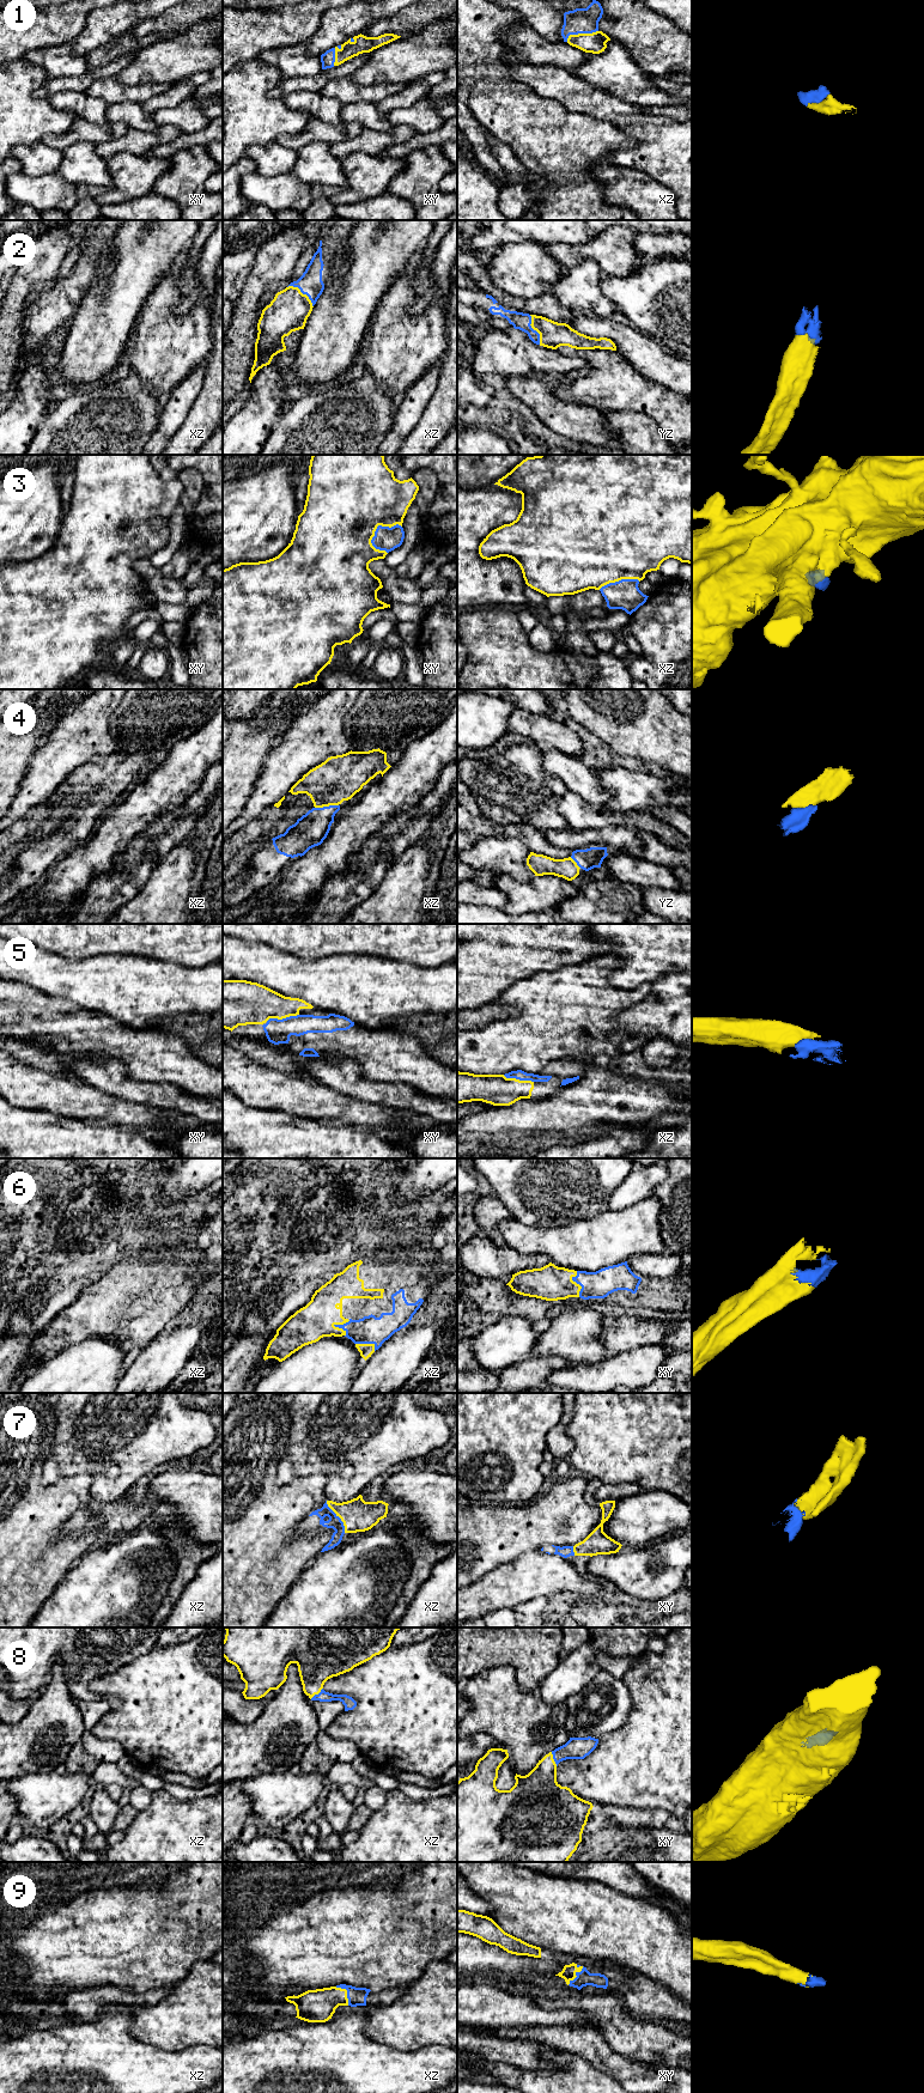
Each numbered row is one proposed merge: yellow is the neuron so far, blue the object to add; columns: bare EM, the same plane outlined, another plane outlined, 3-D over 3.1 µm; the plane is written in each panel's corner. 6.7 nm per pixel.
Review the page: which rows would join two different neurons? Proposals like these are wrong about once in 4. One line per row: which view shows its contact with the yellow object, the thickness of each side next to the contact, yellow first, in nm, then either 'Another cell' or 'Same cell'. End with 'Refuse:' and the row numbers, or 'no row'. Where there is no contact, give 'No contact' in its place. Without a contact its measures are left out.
1: Touches yellow in xz. Thickness 140 nm (yellow) against 180 nm. Same cell
2: Touches yellow in xz. Thickness 260 nm (yellow) against 160 nm. Same cell
3: Touches yellow in xy. Thickness 500 nm (yellow) against 160 nm. Same cell
4: Touches yellow in xz. Thickness 300 nm (yellow) against 220 nm. Same cell
5: Touches yellow in xy. Thickness 280 nm (yellow) against 160 nm. Same cell
6: Touches yellow in xz. Thickness 240 nm (yellow) against 190 nm. Same cell
7: Touches yellow in xz. Thickness 220 nm (yellow) against 90 nm. Same cell
8: Touches yellow in xy. Thickness 300 nm (yellow) against 140 nm. Same cell
9: Touches yellow in xz. Thickness 220 nm (yellow) against 130 nm. Same cell
Refuse: no row

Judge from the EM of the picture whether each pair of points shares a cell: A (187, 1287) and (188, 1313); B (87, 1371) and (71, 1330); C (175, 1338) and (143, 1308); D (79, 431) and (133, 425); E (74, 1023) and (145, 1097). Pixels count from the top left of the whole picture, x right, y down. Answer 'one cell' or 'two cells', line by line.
A: two cells
B: two cells
C: two cells
D: one cell
E: two cells

